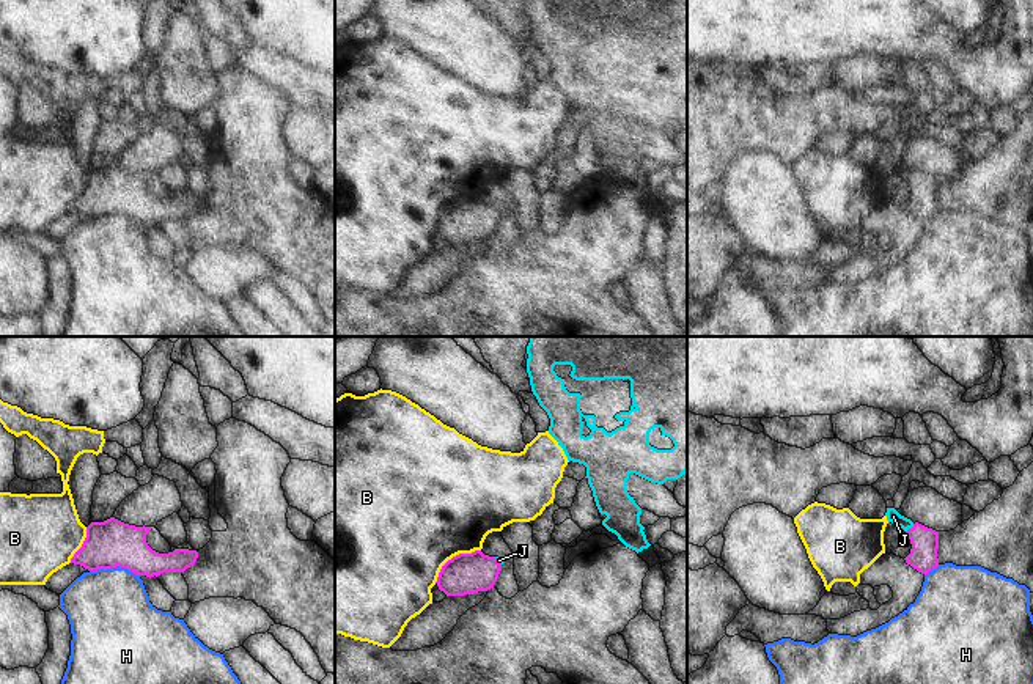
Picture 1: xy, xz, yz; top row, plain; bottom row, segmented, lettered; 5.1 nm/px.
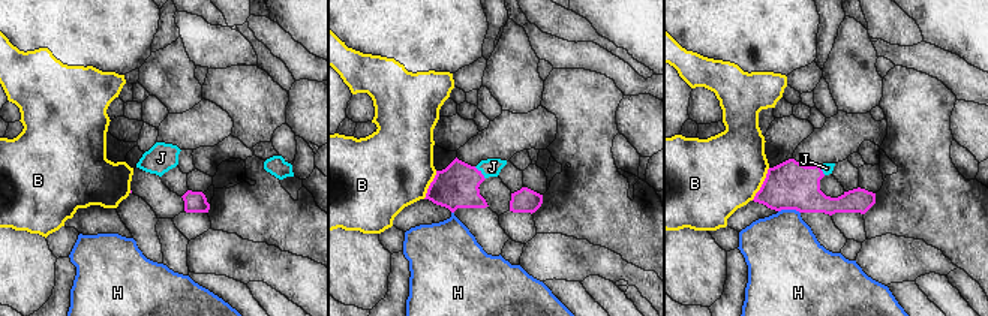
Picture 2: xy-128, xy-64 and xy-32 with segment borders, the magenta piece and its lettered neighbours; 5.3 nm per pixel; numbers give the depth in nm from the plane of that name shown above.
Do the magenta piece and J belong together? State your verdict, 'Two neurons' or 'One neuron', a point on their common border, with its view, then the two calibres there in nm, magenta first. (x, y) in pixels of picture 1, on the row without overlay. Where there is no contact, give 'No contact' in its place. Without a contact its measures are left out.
One neuron. Touches magenta at yz (909, 176). Thickness 140 nm (magenta) against 70 nm

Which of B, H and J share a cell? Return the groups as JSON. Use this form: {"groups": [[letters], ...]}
{"groups": [["B"], ["H"], ["J"]]}

